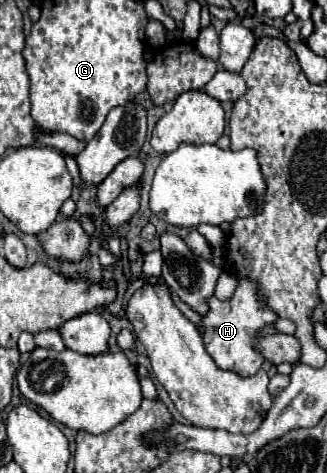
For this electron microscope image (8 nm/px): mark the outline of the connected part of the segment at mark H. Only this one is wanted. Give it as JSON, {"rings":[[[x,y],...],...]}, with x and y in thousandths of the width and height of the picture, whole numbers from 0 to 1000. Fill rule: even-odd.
{"rings":[[[734,590],[722,619],[703,636],[673,636],[648,628],[642,636],[642,662],[618,670],[630,704],[624,704],[624,729],[642,755],[661,763],[673,780],[709,780],[734,789],[740,797],[777,793],[801,767],[807,755],[783,746],[777,738],[777,704],[813,687],[832,687],[844,679],[844,666],[820,653],[807,636],[783,632],[783,598],[758,590]]]}

